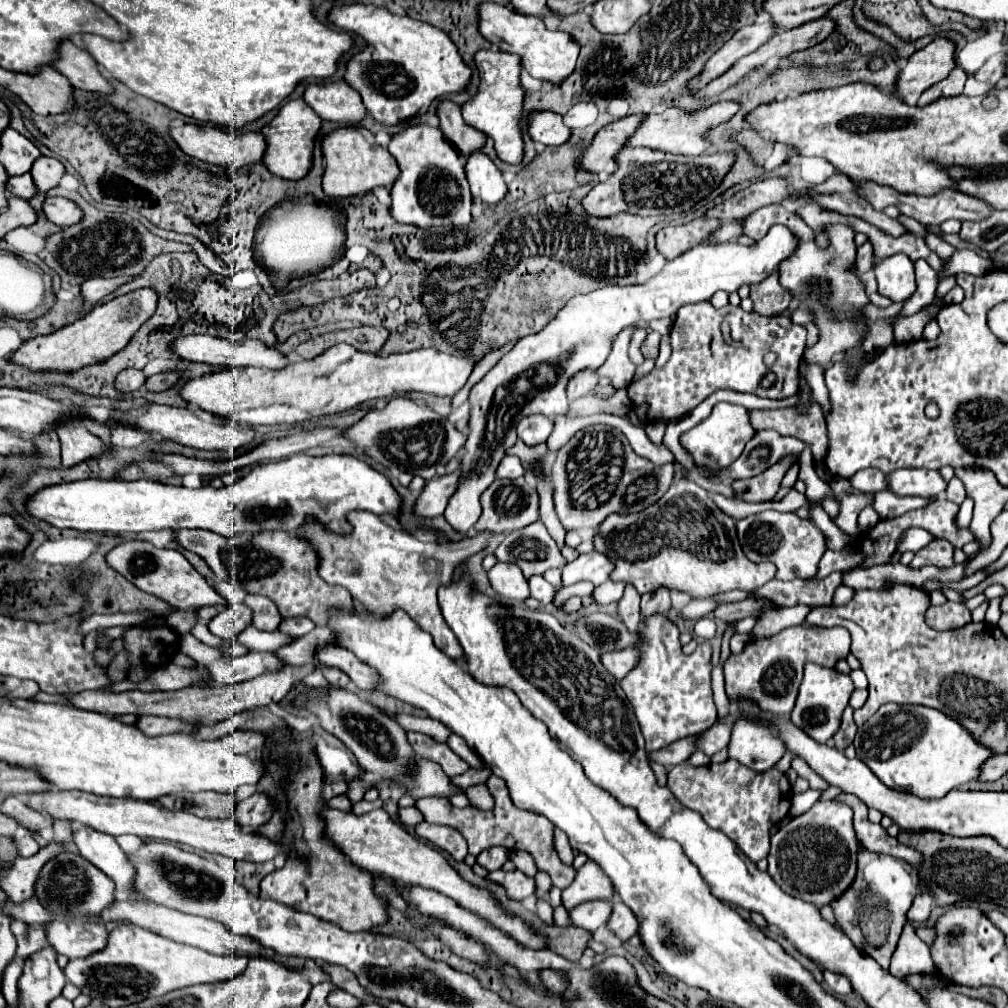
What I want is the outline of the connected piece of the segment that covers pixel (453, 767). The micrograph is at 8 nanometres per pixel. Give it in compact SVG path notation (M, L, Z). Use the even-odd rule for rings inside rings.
M407 732L407 738L413 750L417 752L417 756L437 762L447 776L459 776L469 770L469 764L463 762L447 744L435 742L433 738L419 734L419 732Z

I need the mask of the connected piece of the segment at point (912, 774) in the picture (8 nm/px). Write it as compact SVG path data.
M881 706L855 736L857 758L893 790L909 792L919 798L943 798L949 790L977 778L977 770L991 756L955 720L927 706Z

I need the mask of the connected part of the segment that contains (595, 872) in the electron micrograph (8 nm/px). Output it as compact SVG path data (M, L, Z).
M587 860L585 866L579 868L575 880L569 888L563 890L563 906L567 910L573 910L575 906L589 902L589 900L609 900L613 898L613 884L611 880L593 864Z

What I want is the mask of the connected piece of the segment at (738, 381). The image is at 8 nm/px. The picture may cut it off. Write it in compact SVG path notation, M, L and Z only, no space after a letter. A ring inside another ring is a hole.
M711 302L701 304L687 304L679 308L677 320L671 328L671 358L669 362L659 368L651 370L649 374L641 376L639 380L631 382L627 386L627 396L635 404L635 400L641 400L641 404L649 404L647 408L647 420L675 420L685 414L689 414L699 402L703 402L709 394L721 388L729 388L735 392L749 392L761 398L789 398L797 394L799 390L799 360L805 350L805 328L791 322L789 316L761 316L757 312L747 314L739 306L725 306L721 310L713 308ZM767 352L775 352L777 360L773 366L765 366L763 356Z

